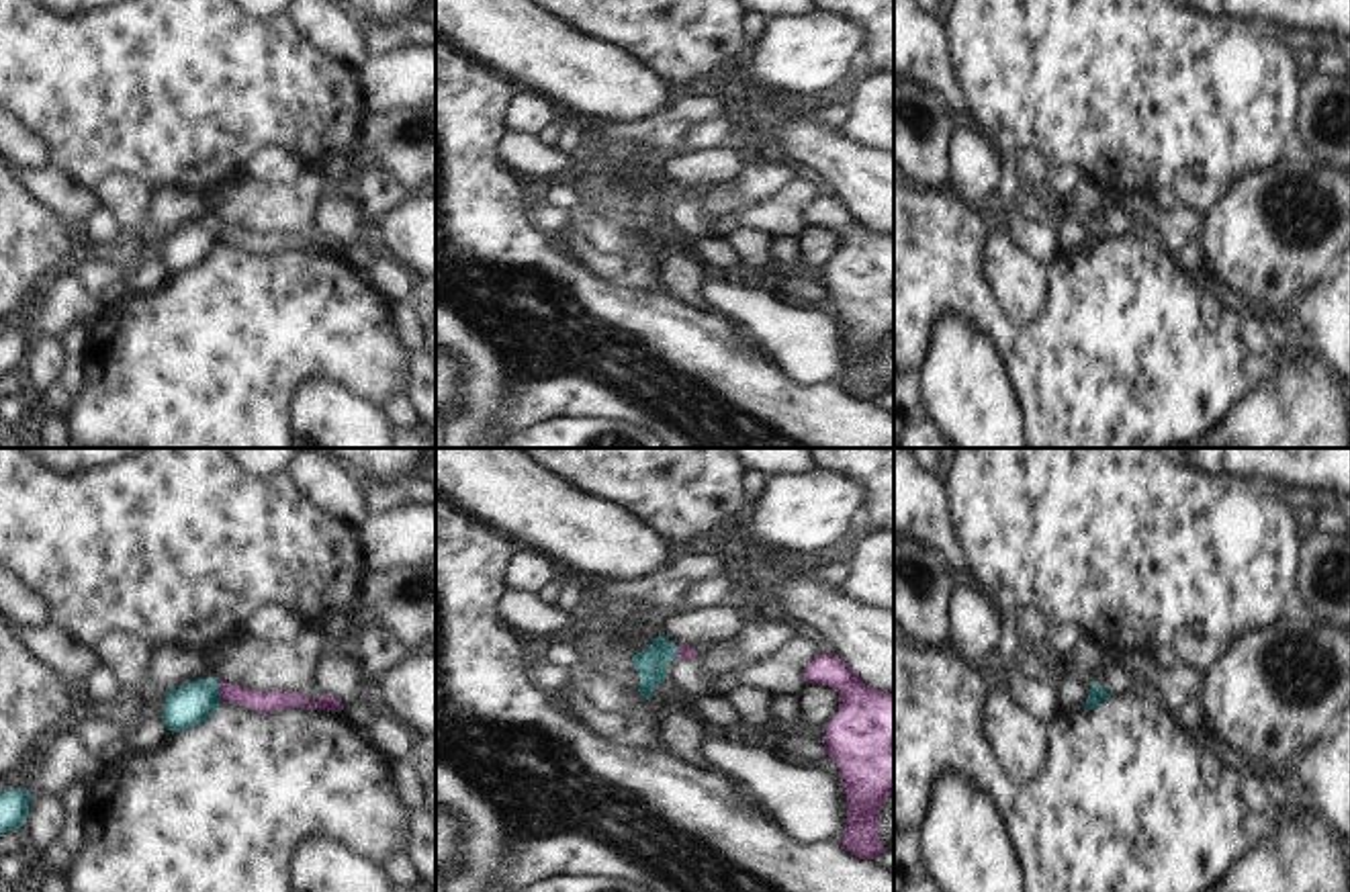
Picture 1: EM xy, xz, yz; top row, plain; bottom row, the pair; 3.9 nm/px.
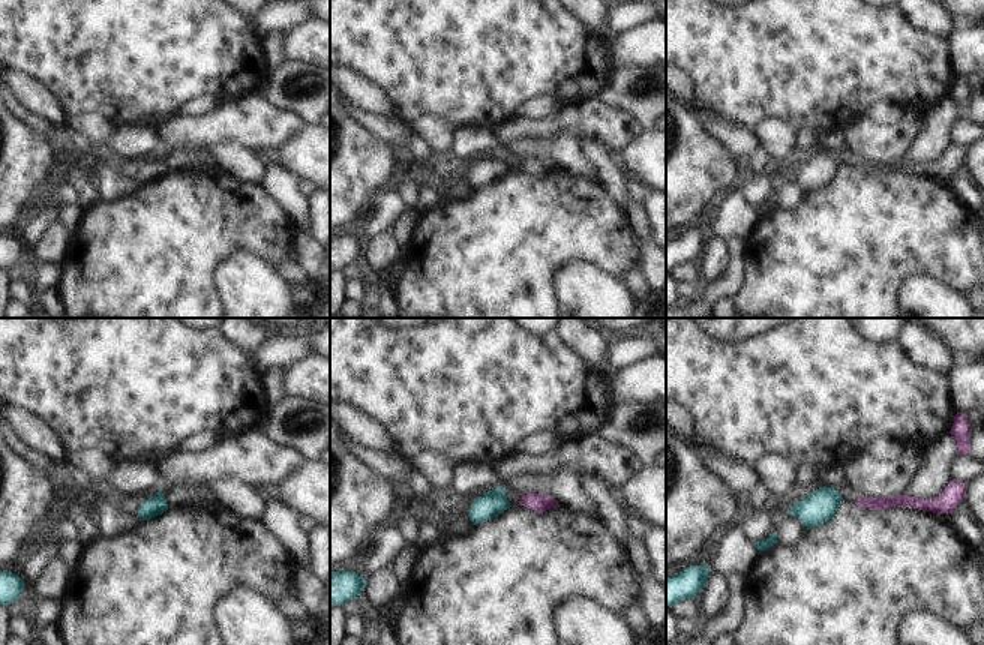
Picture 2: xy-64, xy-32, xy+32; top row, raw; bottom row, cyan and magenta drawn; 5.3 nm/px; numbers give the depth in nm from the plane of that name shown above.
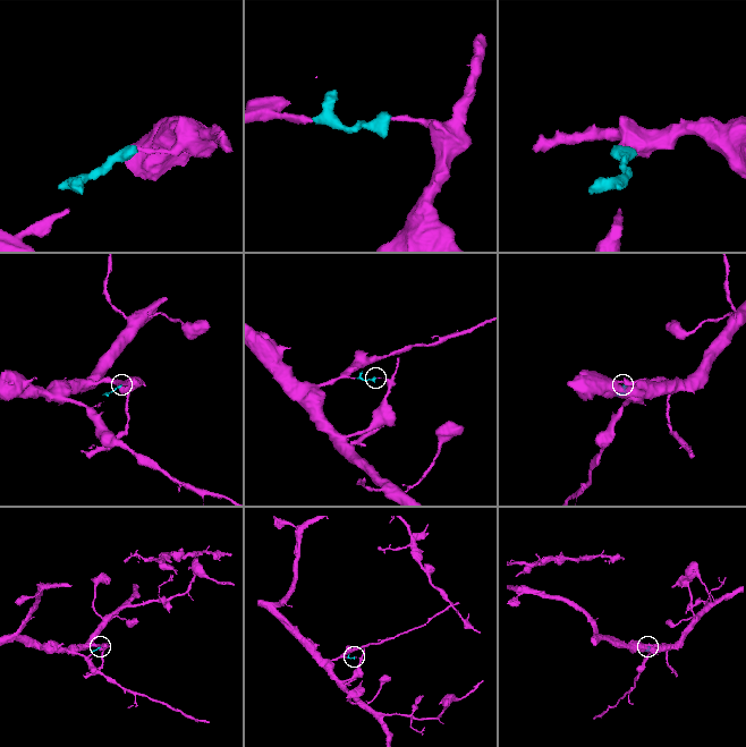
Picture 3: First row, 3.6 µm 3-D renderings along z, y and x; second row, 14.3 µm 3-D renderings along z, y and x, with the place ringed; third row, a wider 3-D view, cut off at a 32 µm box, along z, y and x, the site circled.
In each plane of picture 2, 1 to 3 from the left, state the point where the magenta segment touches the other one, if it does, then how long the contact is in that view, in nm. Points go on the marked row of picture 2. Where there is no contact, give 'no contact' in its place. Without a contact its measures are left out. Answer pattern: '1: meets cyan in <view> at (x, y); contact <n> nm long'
1: no contact
2: no contact
3: no contact

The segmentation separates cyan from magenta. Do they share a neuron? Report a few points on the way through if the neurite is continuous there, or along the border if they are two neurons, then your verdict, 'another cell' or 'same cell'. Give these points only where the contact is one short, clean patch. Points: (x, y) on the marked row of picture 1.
along xy (217, 684), (221, 700) | another cell

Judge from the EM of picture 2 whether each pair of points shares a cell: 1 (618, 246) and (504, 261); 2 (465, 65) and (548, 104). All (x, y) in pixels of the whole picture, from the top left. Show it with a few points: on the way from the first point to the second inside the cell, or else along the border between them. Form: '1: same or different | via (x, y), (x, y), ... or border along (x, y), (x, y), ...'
1: same | via (590, 245), (533, 245)
2: different | border along (561, 102), (548, 96), (534, 96), (518, 114)

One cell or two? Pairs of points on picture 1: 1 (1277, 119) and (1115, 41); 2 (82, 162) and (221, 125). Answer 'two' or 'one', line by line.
1: one
2: one

